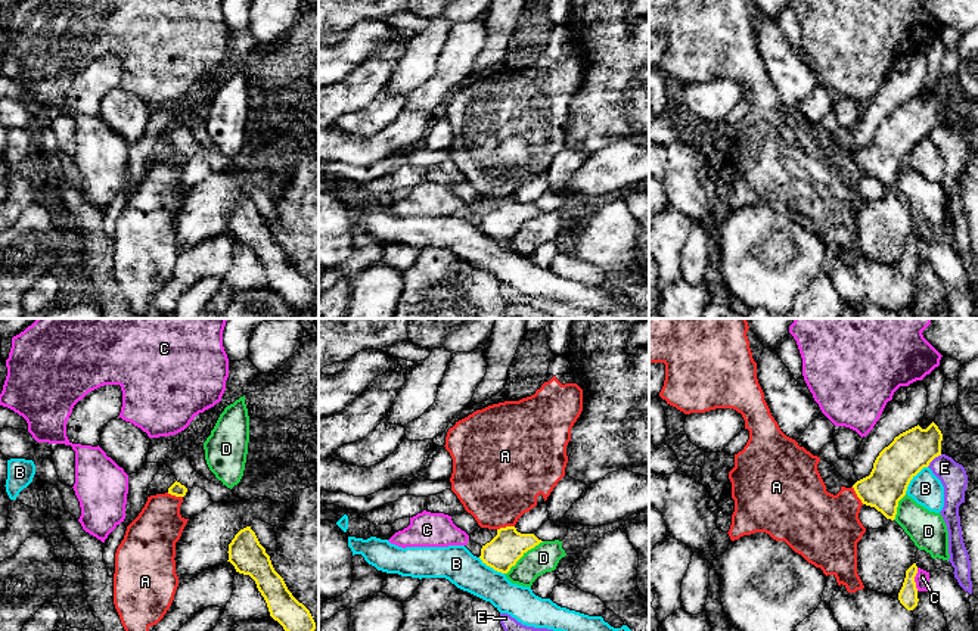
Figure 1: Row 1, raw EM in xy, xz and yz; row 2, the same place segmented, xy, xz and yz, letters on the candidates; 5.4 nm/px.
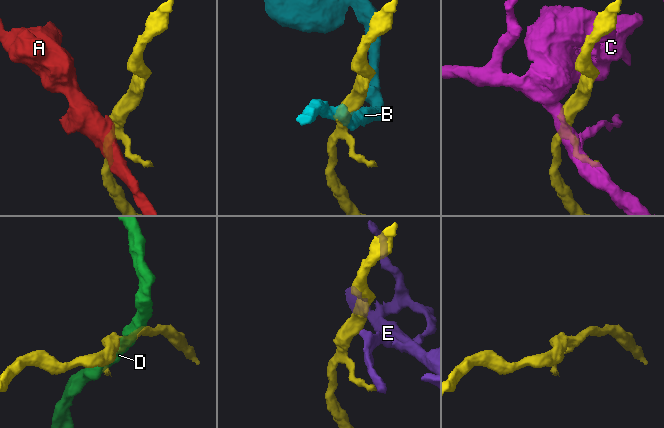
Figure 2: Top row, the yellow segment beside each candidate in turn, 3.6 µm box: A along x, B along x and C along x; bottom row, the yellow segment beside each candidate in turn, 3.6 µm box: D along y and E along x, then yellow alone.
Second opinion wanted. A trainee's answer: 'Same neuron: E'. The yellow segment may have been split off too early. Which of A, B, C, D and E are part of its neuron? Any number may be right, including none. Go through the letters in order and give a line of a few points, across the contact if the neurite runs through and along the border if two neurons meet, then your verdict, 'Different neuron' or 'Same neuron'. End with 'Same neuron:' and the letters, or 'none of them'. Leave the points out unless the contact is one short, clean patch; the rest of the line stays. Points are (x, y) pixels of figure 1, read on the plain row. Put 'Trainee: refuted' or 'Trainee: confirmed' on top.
Trainee: refuted
A: Line: xz (514, 195), (497, 199). Different neuron
B: Line: yz (927, 136), (910, 151), (904, 162). Different neuron
C: Different neuron
D: Line: xz (543, 211), (531, 217), (505, 243). Different neuron
E: Line: yz (941, 124), (927, 136). Different neuron
Same neuron: none of them

